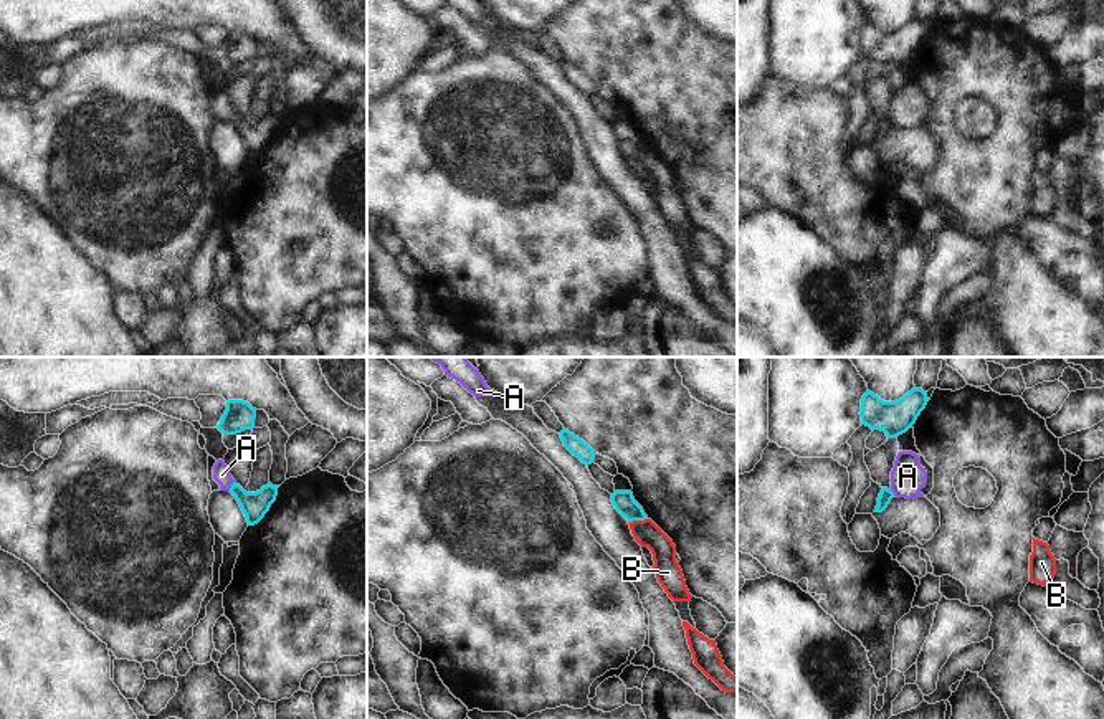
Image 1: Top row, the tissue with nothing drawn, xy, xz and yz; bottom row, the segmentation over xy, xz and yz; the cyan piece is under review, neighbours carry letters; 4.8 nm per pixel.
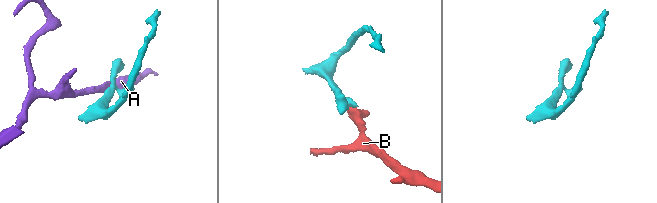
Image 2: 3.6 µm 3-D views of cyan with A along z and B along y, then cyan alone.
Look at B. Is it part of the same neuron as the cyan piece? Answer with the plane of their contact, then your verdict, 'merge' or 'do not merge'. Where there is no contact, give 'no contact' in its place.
contact in xz; do not merge

